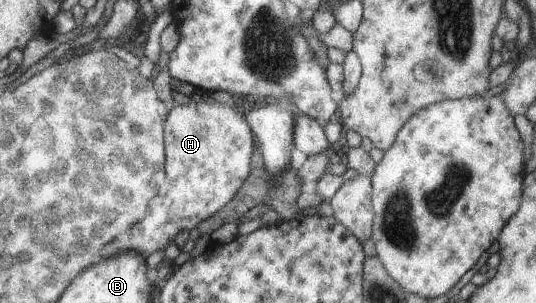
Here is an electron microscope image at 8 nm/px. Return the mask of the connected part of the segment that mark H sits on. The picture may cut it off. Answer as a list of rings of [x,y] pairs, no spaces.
[[[207,101],[173,106],[166,116],[164,141],[165,183],[151,199],[146,216],[103,247],[101,257],[129,250],[148,257],[154,251],[165,250],[179,231],[191,231],[235,197],[251,171],[256,147],[253,130],[239,111]]]

